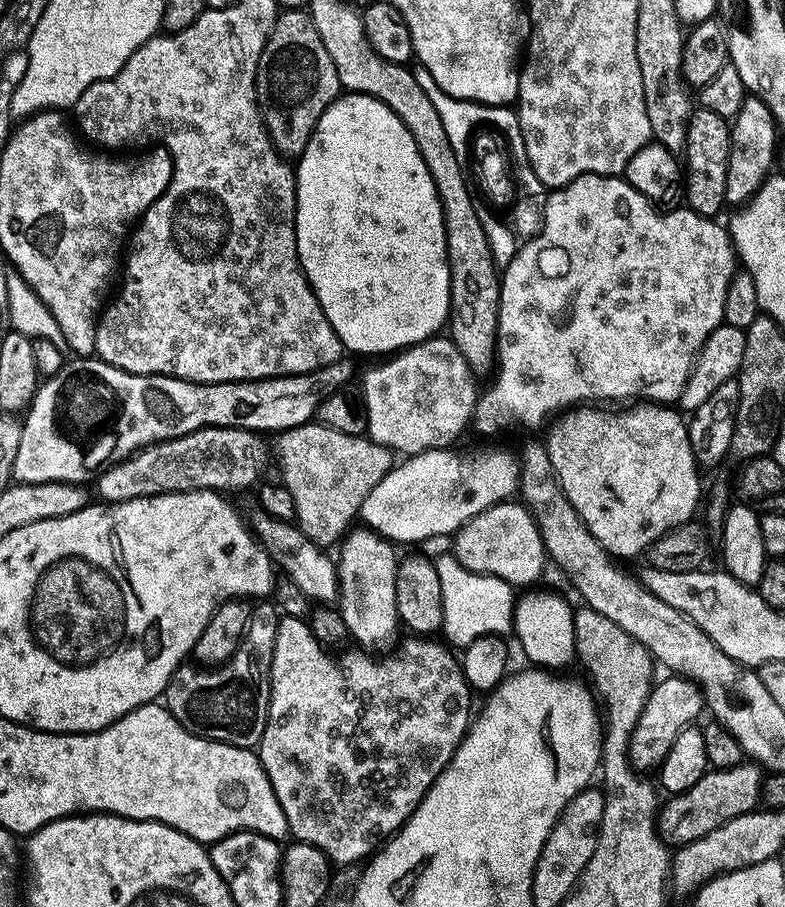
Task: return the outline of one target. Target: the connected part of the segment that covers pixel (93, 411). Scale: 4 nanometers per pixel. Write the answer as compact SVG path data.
M76 358L65 363L64 368L56 376L49 376L41 383L36 399L32 401L32 407L27 409L26 417L23 421L24 429L22 430L22 446L18 446L18 460L14 462L13 477L21 484L74 484L77 486L87 485L87 480L91 478L92 472L99 473L109 466L121 461L128 460L141 452L144 448L149 448L151 444L161 444L162 442L177 440L180 437L186 437L188 434L196 433L204 428L238 428L246 429L249 432L257 434L281 434L292 429L302 427L311 423L319 413L320 406L326 398L333 396L336 392L347 389L348 384L353 380L356 374L355 364L342 358L338 363L332 363L328 367L319 368L318 371L311 372L308 375L296 376L279 376L274 379L264 380L247 380L242 383L218 383L202 384L190 383L182 379L174 379L173 376L164 375L131 375L129 372L118 370L117 367L110 366L106 361L99 358Z

